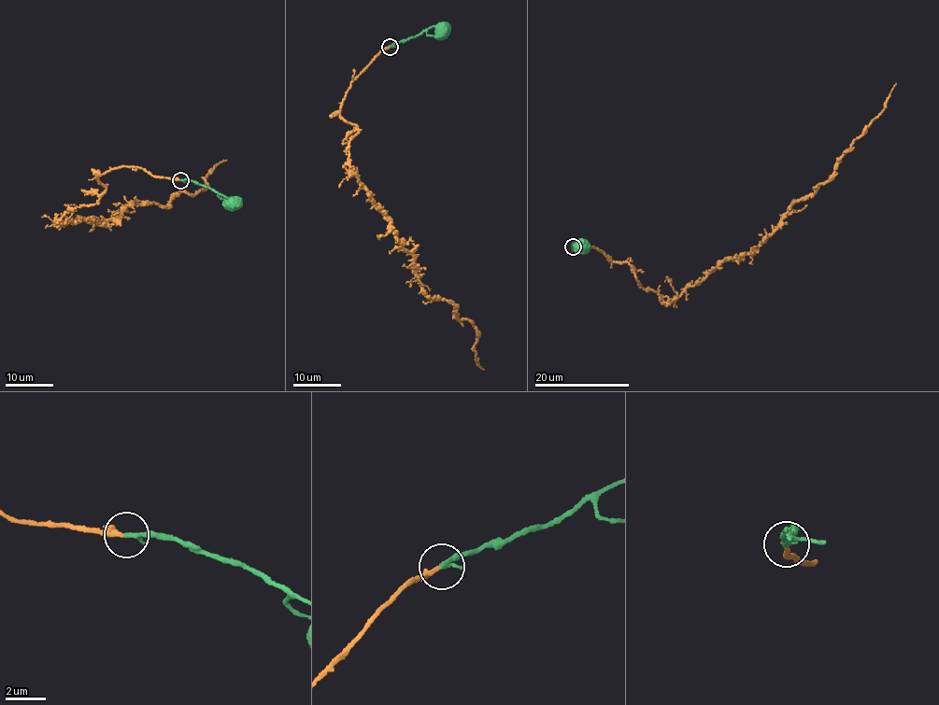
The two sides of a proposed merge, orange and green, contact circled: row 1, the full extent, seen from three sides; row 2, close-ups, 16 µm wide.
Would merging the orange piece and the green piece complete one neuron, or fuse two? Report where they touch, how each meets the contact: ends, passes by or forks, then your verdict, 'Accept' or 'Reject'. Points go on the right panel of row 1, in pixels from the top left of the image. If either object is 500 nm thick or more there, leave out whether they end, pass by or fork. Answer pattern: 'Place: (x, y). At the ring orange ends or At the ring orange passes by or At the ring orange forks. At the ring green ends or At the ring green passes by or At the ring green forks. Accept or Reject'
Place: (573, 246). At the ring orange ends. At the ring green ends. Accept

